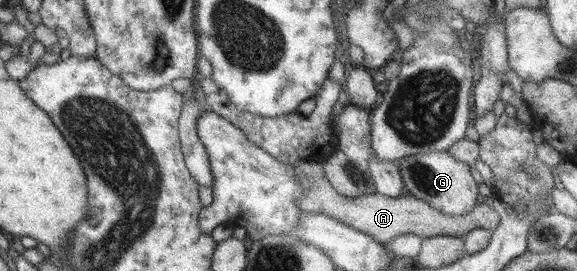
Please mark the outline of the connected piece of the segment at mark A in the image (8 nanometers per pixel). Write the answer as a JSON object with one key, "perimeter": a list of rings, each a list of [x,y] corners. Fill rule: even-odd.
{"perimeter":[[[300,160],[297,165],[301,197],[297,200],[298,210],[312,214],[325,214],[338,222],[359,230],[372,240],[387,244],[402,234],[410,233],[422,239],[445,235],[463,239],[464,234],[473,228],[494,230],[499,224],[499,216],[484,203],[476,203],[474,208],[462,216],[448,216],[430,206],[427,202],[404,193],[398,198],[388,198],[377,192],[350,198],[338,194],[326,179],[318,161]]]}

